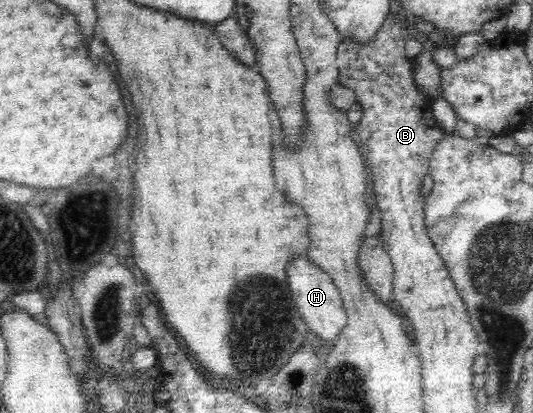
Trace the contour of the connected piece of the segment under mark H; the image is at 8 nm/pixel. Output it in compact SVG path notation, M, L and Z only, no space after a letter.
M305 254L291 257L287 261L286 270L290 296L303 323L311 333L323 341L337 340L337 334L347 324L347 314L343 309L341 296L332 278L318 264L310 261Z

